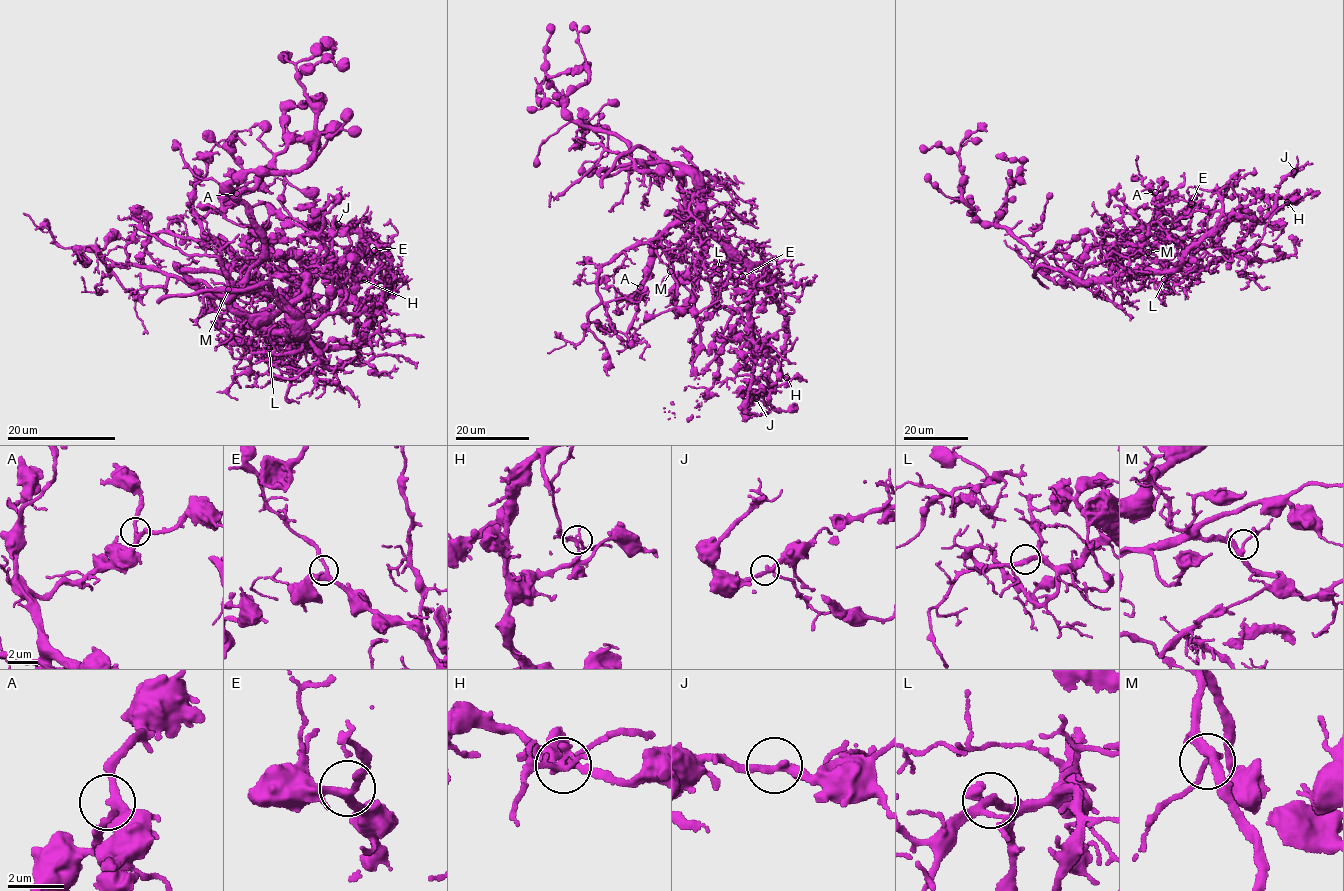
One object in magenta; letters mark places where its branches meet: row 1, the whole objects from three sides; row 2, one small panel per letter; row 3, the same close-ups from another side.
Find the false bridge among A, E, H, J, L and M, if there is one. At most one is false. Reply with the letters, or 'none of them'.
H

